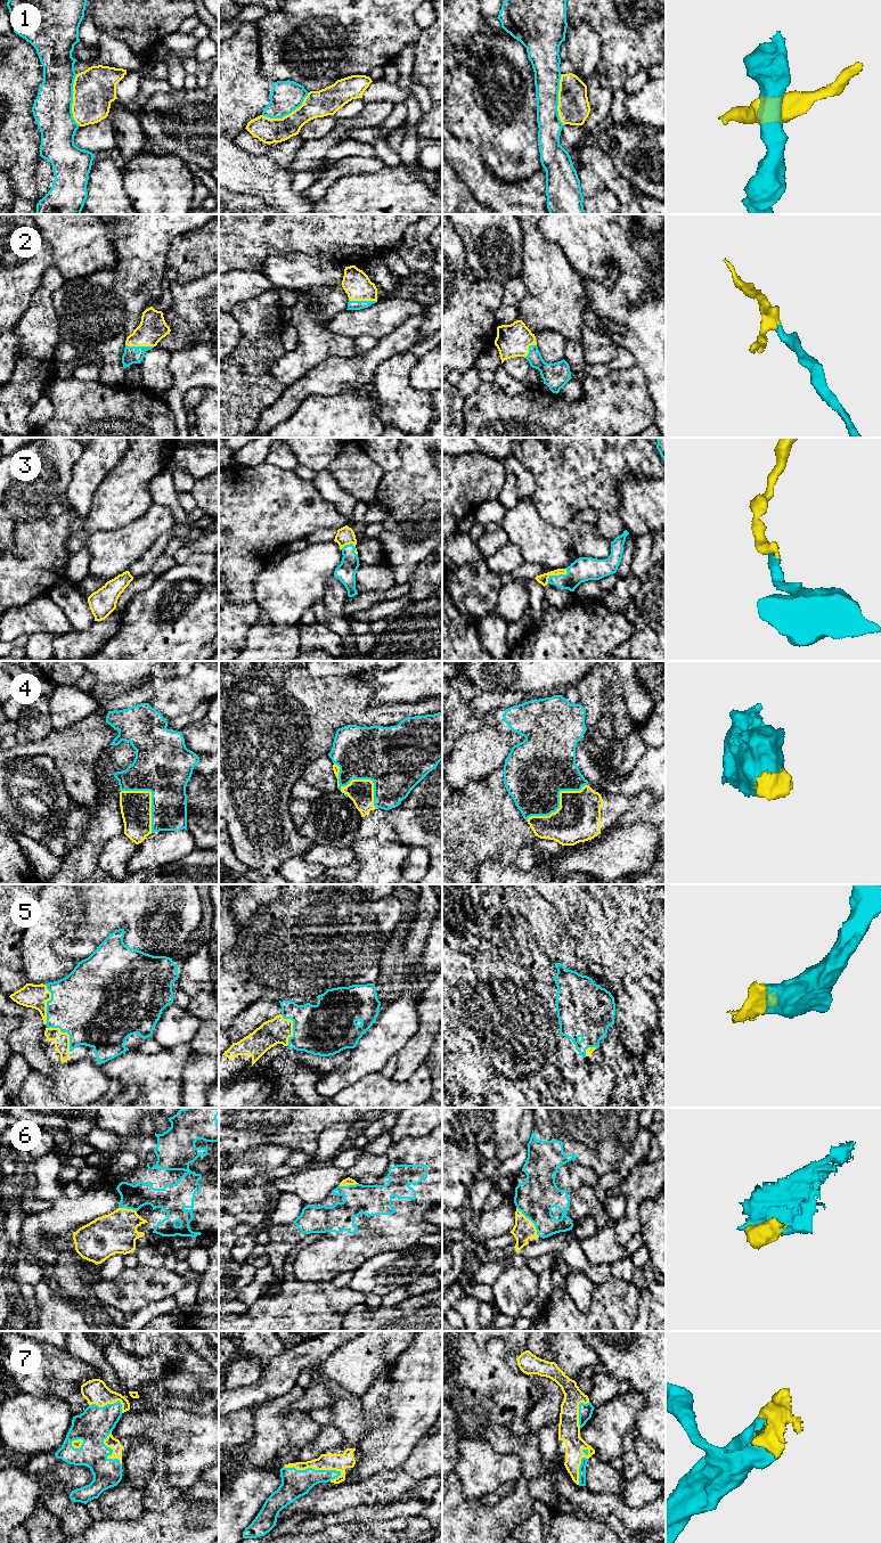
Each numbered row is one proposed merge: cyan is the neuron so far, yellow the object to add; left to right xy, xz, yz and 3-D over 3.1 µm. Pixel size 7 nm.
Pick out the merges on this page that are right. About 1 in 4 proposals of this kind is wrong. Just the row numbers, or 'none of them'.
2, 3, 4, 5, 6, 7

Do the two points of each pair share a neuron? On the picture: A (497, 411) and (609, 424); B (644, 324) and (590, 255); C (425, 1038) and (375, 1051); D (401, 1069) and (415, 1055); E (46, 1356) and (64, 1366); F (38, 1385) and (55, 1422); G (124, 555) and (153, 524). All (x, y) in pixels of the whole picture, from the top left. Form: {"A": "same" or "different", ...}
{"A": "same", "B": "same", "C": "different", "D": "same", "E": "same", "F": "different", "G": "same"}

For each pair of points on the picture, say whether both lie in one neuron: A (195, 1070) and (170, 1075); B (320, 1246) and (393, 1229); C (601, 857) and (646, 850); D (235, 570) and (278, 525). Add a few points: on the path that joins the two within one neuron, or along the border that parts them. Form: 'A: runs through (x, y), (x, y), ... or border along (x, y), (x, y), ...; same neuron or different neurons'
A: border along (189, 1046), (190, 1058), (184, 1069), (182, 1095); different neurons
B: runs through (339, 1246), (356, 1246), (375, 1227); same neuron
C: runs through (612, 857), (625, 851), (635, 850); same neuron
D: runs through (238, 556), (264, 530); same neuron

